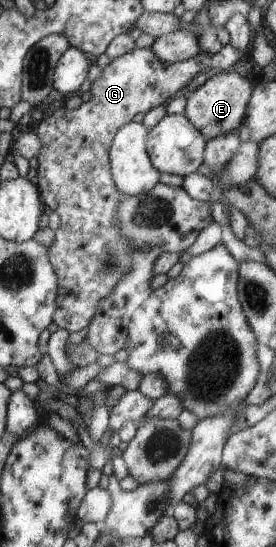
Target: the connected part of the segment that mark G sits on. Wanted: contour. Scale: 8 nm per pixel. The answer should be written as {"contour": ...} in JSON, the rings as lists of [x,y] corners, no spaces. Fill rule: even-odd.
{"contour":[[[135,47],[131,52],[111,59],[109,64],[101,70],[97,80],[91,84],[91,100],[87,100],[75,110],[67,109],[58,104],[49,118],[43,118],[37,123],[33,132],[41,140],[41,148],[37,154],[39,162],[38,175],[35,184],[38,185],[41,200],[55,211],[61,220],[59,228],[54,230],[55,240],[51,248],[47,249],[49,262],[53,264],[58,278],[56,309],[53,322],[59,329],[67,332],[79,332],[93,320],[97,304],[117,286],[117,282],[129,272],[133,266],[131,260],[131,242],[119,234],[119,222],[115,212],[119,204],[125,200],[125,195],[113,182],[109,149],[113,144],[115,134],[121,126],[131,122],[138,112],[149,112],[156,106],[167,104],[177,92],[183,90],[191,79],[199,73],[208,72],[213,64],[213,56],[200,52],[187,60],[167,64],[159,60],[151,48],[139,49]]]}

